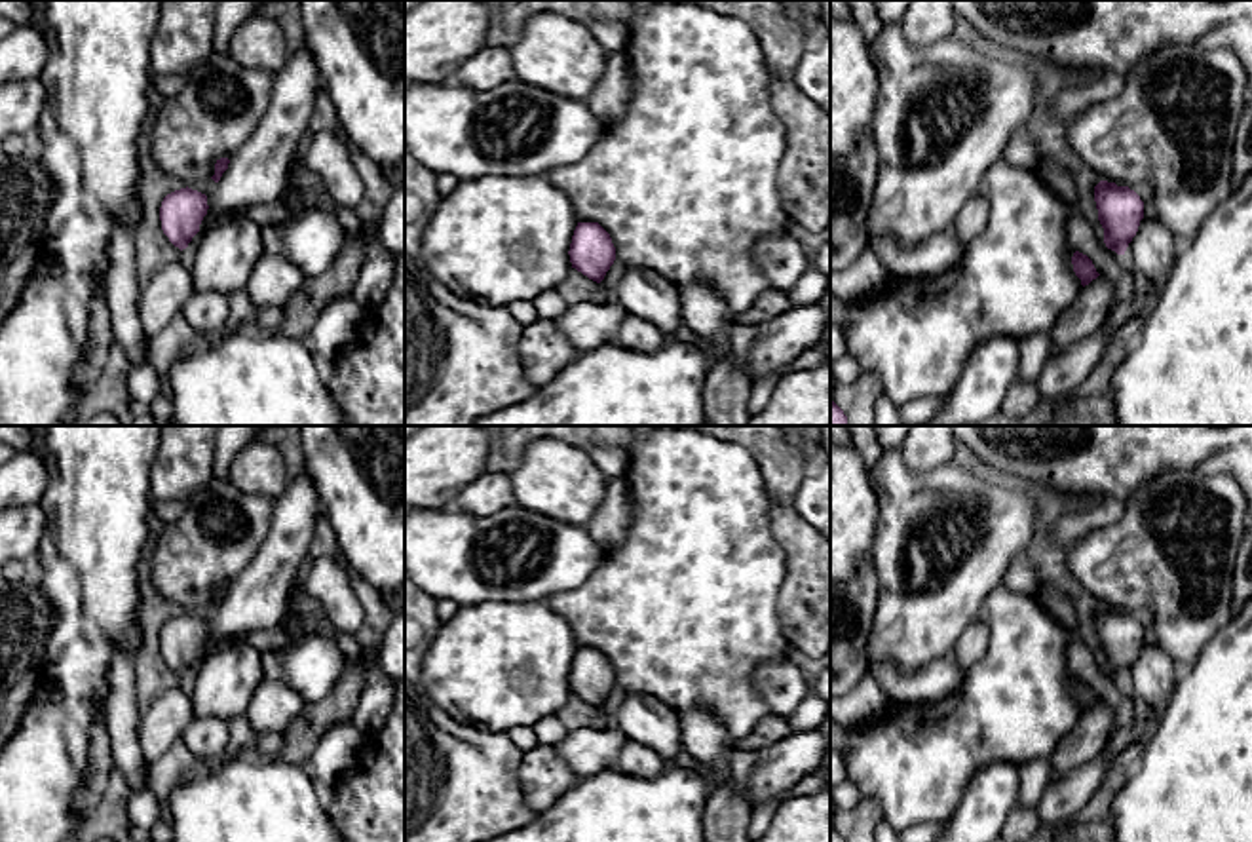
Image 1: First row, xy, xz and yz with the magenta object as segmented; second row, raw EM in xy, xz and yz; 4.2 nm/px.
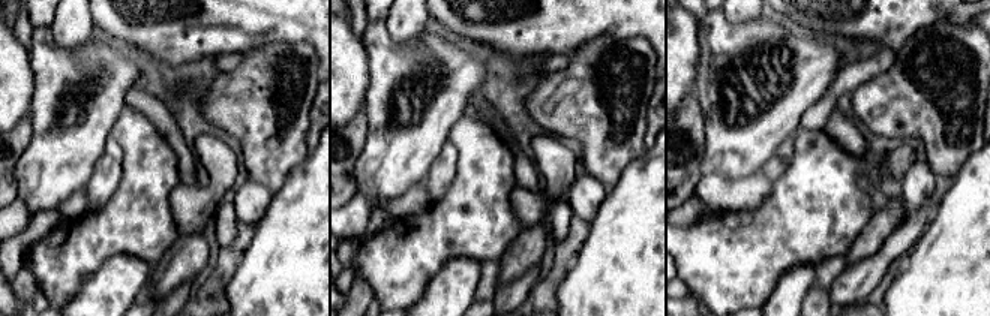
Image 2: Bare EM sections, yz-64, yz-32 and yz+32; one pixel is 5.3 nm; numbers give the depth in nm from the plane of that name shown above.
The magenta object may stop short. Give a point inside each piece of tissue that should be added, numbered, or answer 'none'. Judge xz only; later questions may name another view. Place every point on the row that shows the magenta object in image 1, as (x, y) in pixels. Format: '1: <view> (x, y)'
none

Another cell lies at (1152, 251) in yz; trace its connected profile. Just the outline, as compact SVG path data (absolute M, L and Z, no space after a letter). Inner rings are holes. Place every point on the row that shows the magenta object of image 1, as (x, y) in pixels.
M1144 217L1125 251L1125 260L1157 289L1163 287L1180 251L1178 239L1157 217Z

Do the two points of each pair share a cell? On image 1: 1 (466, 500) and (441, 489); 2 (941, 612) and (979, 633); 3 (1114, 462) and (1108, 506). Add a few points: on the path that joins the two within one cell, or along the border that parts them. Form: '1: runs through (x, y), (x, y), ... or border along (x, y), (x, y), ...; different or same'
1: border along (483, 472), (451, 506); different
2: border along (977, 616), (950, 652); different
3: border along (1097, 498), (1119, 498), (1123, 502); different

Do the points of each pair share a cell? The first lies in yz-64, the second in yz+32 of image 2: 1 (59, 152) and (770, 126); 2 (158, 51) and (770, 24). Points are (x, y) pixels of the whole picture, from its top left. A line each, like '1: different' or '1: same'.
1: same
2: different

